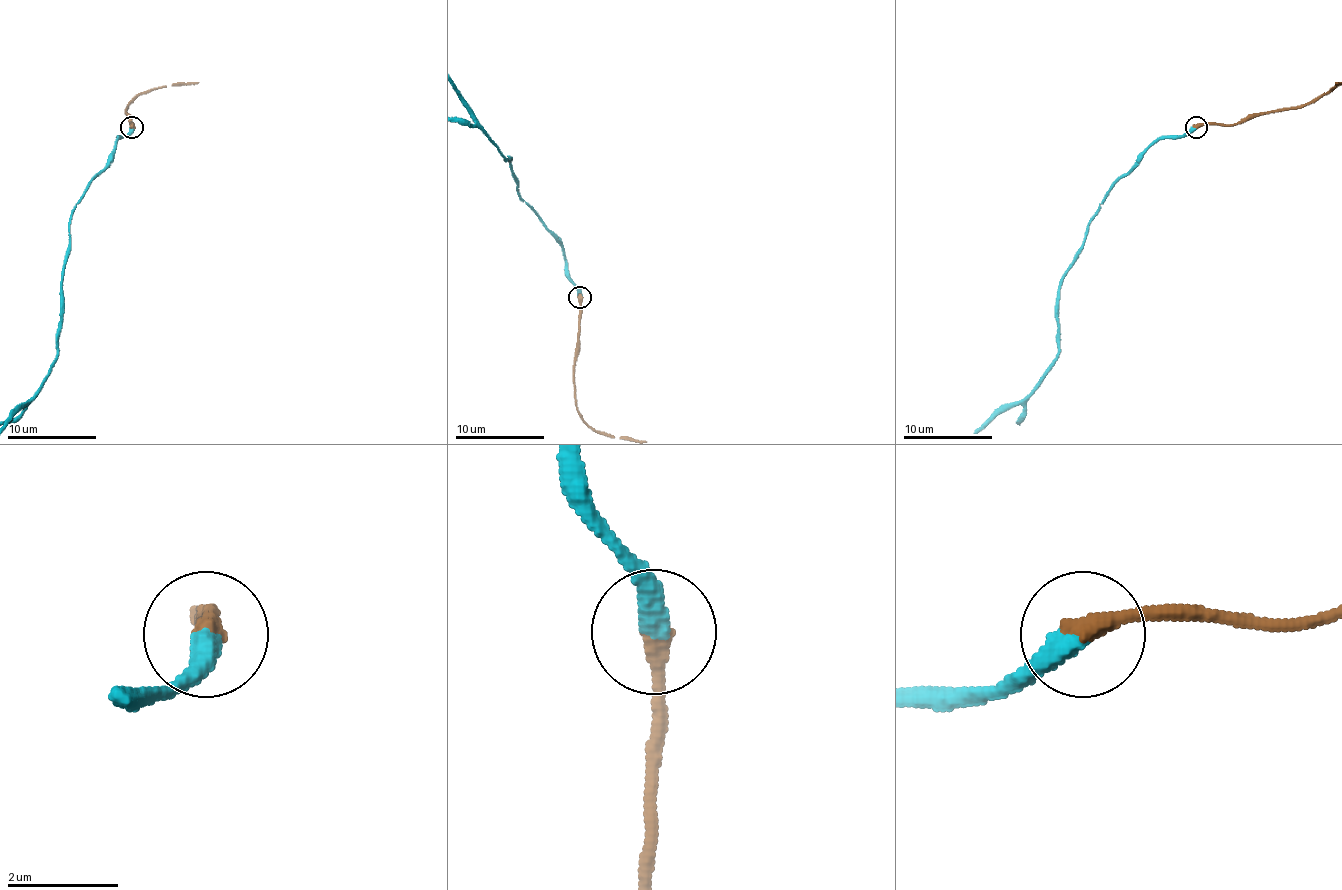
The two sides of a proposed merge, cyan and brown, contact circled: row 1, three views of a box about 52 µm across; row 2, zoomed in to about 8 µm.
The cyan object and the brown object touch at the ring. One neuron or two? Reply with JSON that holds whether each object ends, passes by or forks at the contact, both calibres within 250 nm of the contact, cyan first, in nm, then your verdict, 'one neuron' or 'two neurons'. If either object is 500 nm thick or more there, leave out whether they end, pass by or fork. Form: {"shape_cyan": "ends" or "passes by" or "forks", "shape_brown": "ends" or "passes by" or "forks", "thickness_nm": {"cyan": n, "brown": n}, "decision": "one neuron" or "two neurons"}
{"shape_cyan": "ends", "shape_brown": "ends", "thickness_nm": {"cyan": 440, "brown": 400}, "decision": "one neuron"}

